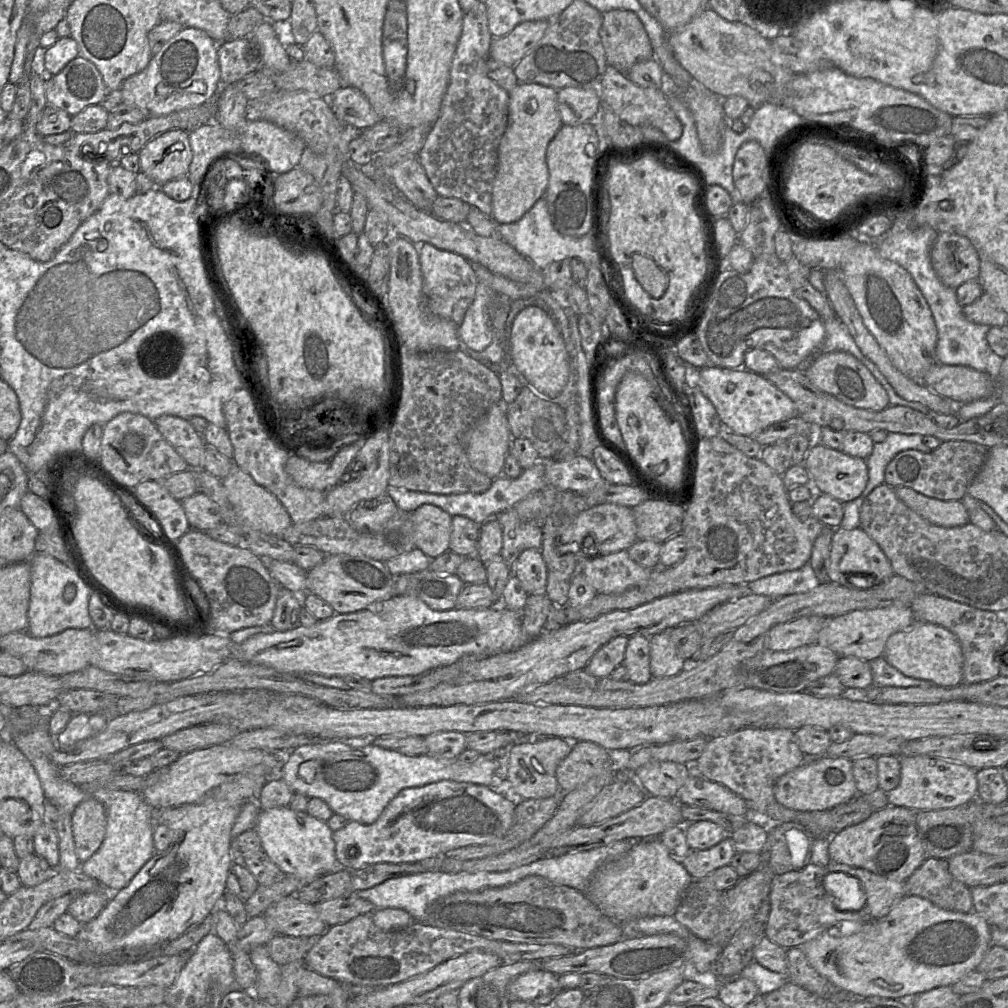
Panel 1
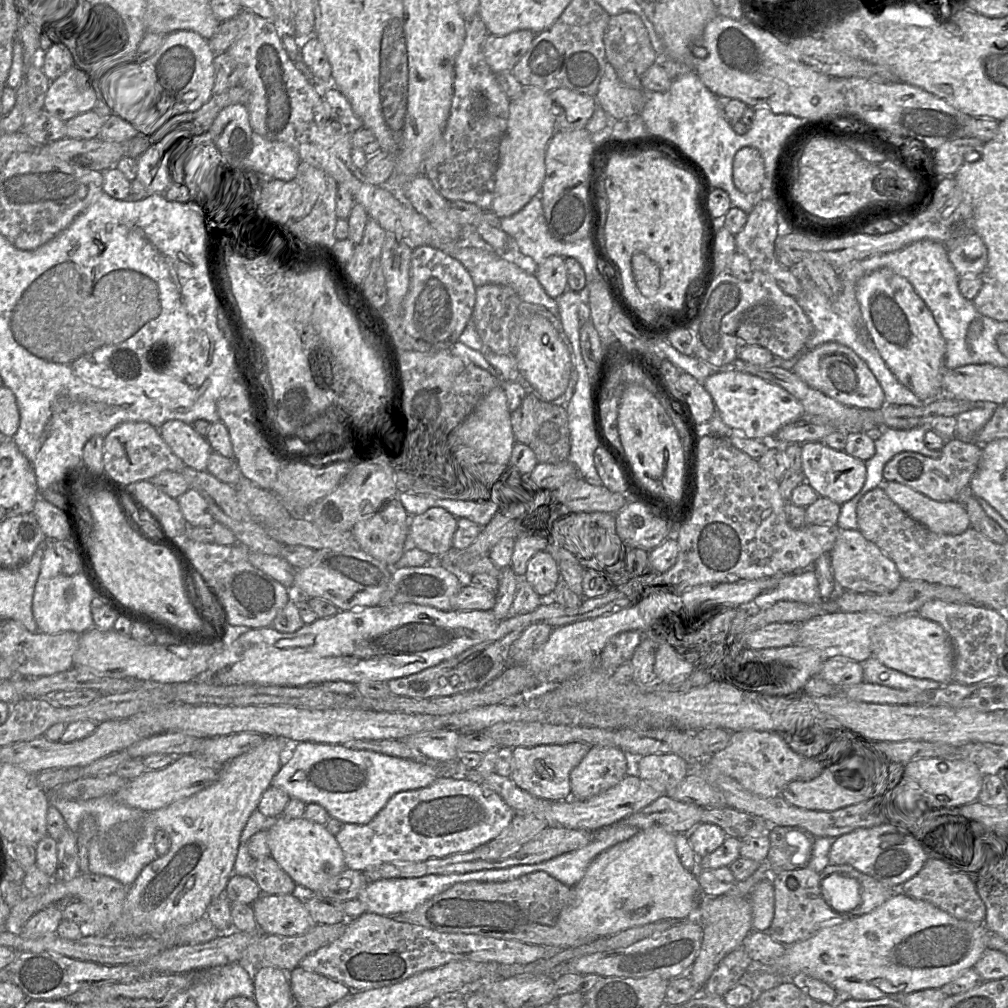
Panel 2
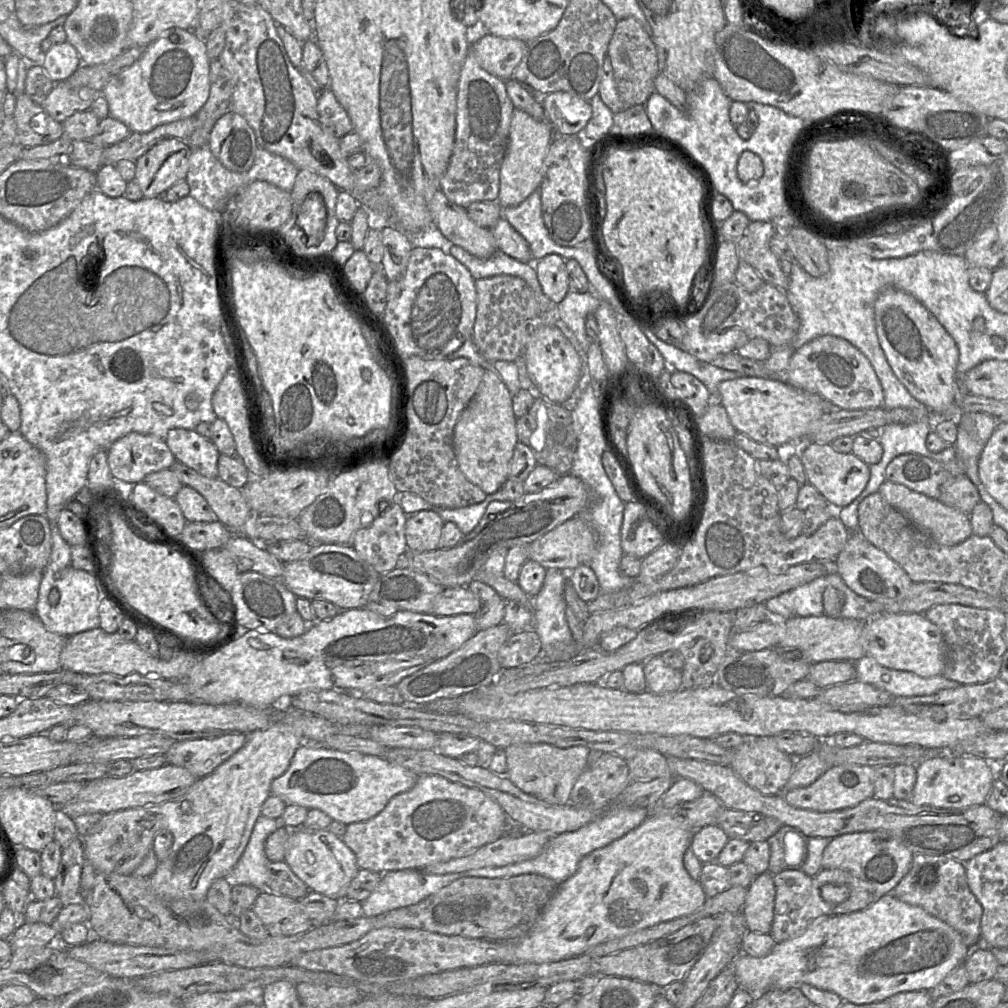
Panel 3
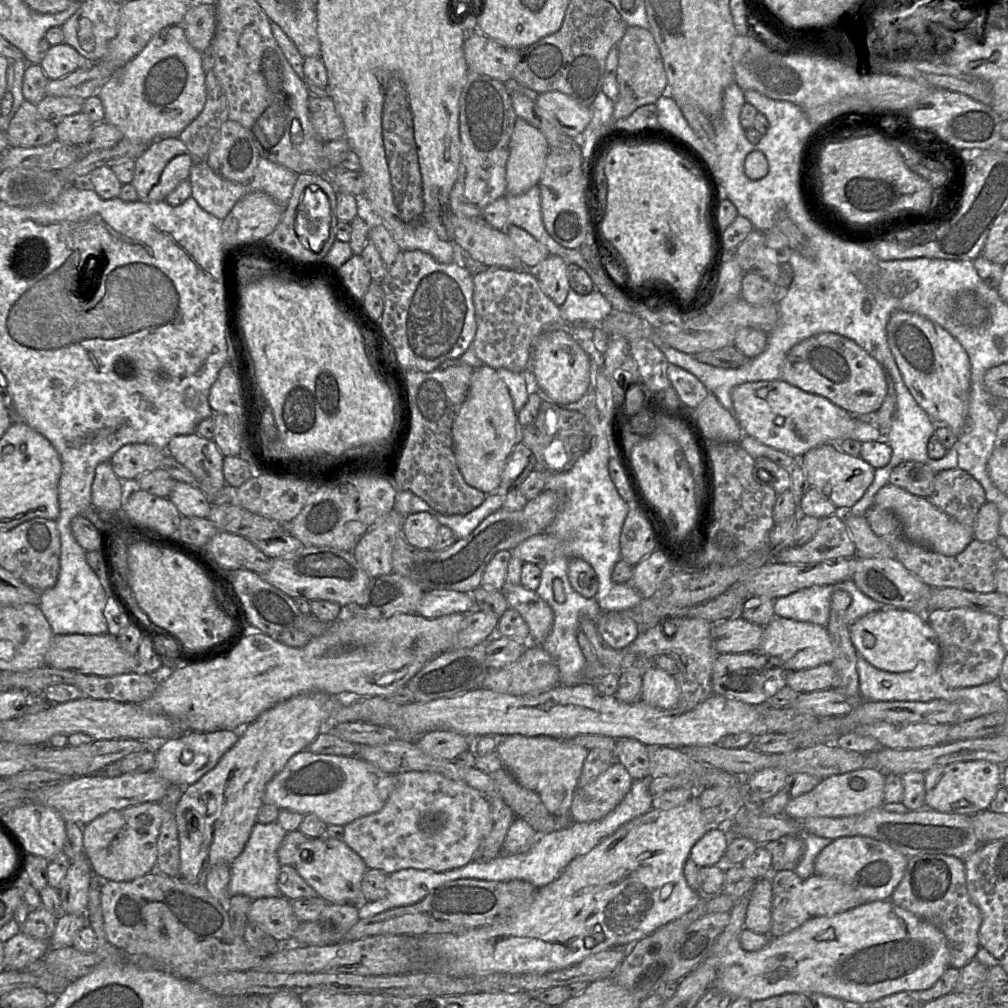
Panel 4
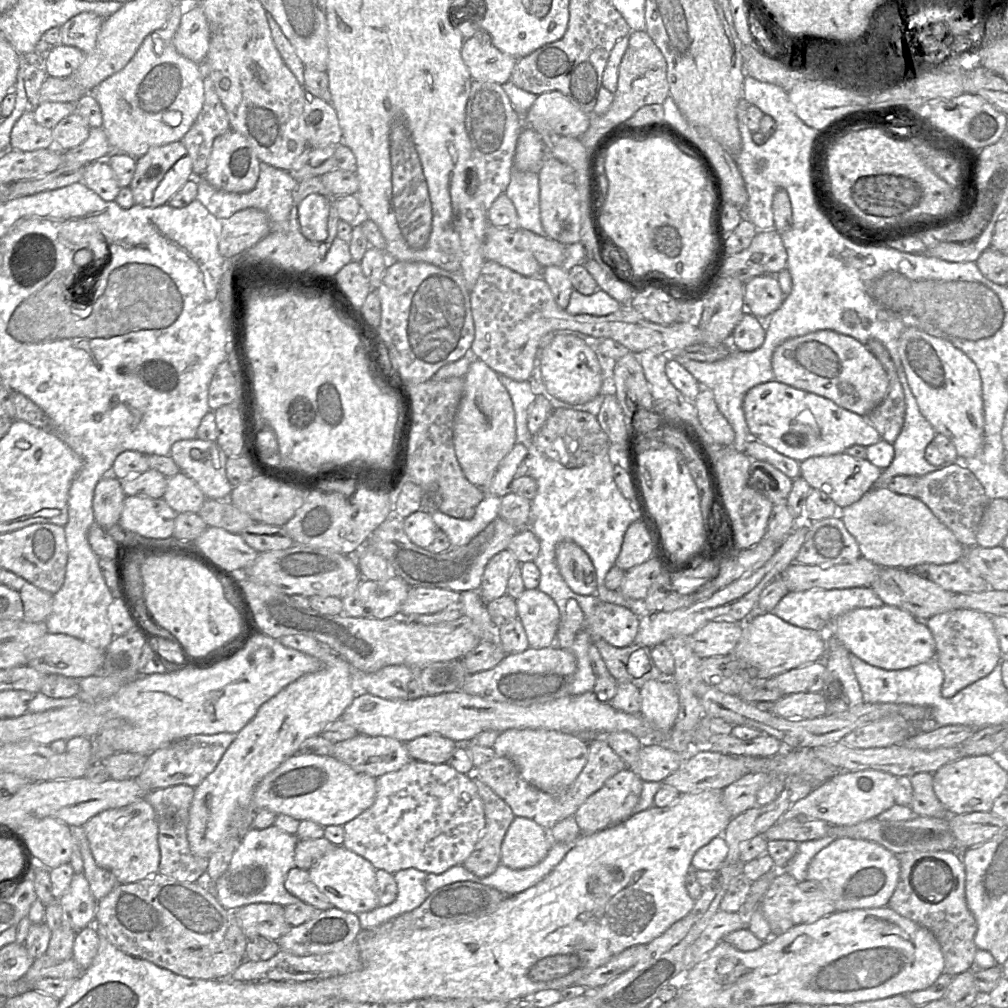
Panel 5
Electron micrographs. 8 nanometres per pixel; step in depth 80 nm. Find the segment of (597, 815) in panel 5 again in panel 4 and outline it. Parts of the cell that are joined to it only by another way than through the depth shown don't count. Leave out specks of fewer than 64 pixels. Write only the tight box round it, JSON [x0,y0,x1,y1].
[570,761,634,822]

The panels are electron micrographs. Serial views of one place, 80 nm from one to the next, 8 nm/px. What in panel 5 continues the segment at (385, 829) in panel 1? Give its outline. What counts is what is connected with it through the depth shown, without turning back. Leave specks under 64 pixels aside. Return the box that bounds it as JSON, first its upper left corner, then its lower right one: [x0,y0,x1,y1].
[343,760,484,874]

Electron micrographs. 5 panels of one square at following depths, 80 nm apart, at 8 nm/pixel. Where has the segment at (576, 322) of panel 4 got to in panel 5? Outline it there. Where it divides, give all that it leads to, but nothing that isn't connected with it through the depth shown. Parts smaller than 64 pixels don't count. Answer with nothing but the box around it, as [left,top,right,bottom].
[565,288,622,316]

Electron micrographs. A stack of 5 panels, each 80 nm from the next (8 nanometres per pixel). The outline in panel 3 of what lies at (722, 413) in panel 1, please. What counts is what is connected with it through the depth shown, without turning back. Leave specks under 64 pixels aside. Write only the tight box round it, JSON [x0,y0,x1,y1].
[718,376,824,451]

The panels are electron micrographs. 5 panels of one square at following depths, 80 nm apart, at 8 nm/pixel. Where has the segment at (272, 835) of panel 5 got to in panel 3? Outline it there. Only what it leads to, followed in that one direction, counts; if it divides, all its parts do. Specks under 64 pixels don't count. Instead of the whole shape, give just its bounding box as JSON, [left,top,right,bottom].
[229,815,280,891]

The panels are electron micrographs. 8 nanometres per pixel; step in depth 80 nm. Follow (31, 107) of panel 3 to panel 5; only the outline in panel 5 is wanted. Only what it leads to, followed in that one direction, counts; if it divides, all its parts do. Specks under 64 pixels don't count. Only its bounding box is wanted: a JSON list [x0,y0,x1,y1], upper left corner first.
[9,108,53,152]

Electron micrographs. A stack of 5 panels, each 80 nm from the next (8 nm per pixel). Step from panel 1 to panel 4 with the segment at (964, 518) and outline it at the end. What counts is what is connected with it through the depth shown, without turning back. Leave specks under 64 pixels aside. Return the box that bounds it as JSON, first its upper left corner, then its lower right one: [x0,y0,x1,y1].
[873,483,974,556]

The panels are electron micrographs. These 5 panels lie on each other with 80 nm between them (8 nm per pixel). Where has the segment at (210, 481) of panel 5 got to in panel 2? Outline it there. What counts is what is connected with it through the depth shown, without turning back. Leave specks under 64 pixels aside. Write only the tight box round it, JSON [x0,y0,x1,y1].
[159,420,213,471]

